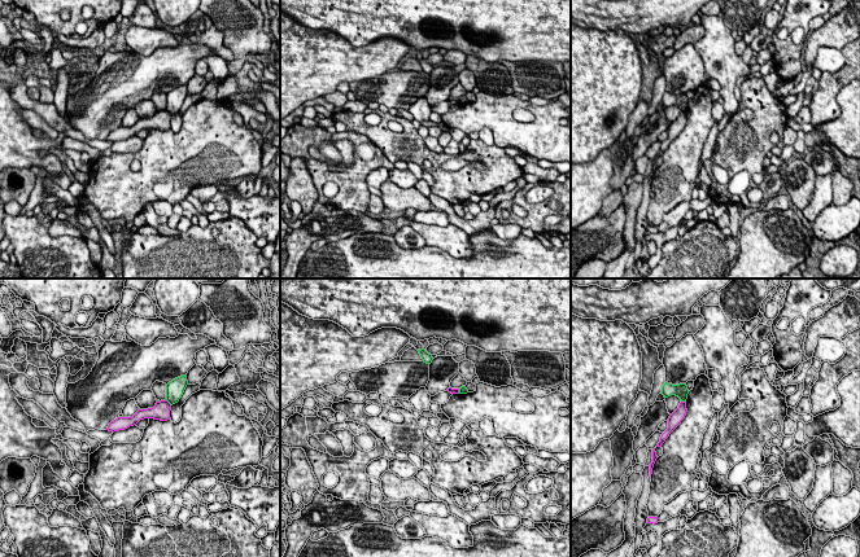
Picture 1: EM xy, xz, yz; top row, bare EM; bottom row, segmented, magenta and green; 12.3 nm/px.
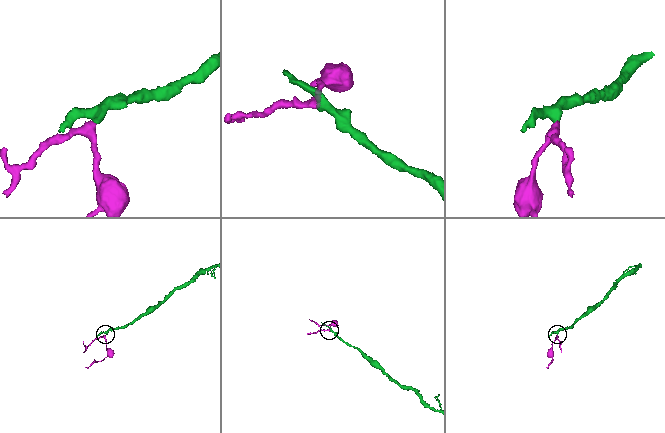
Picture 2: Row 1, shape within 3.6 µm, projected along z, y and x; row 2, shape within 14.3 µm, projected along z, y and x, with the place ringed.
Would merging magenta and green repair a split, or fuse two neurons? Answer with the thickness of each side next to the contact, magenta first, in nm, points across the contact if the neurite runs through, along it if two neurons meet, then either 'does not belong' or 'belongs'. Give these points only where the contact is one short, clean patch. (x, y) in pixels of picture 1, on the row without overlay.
220/220 nm | along xy (166, 109), (171, 114) | does not belong

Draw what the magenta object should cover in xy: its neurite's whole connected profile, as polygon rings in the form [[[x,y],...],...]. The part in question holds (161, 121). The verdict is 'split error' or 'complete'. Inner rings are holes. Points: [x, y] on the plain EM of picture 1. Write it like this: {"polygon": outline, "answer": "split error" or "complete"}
{"polygon": [[[167,110],[157,111],[153,118],[139,119],[132,127],[118,127],[112,131],[106,140],[118,141],[136,135],[140,130],[154,128],[161,131],[170,130],[171,114]]], "answer": "complete"}

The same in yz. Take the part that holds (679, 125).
{"polygon": [[[681,111],[678,118],[669,126],[668,128],[668,139],[662,144],[660,152],[656,157],[662,157],[662,154],[665,152],[665,149],[669,146],[669,144],[681,133],[681,131],[686,126],[686,113]]], "answer": "complete"}

